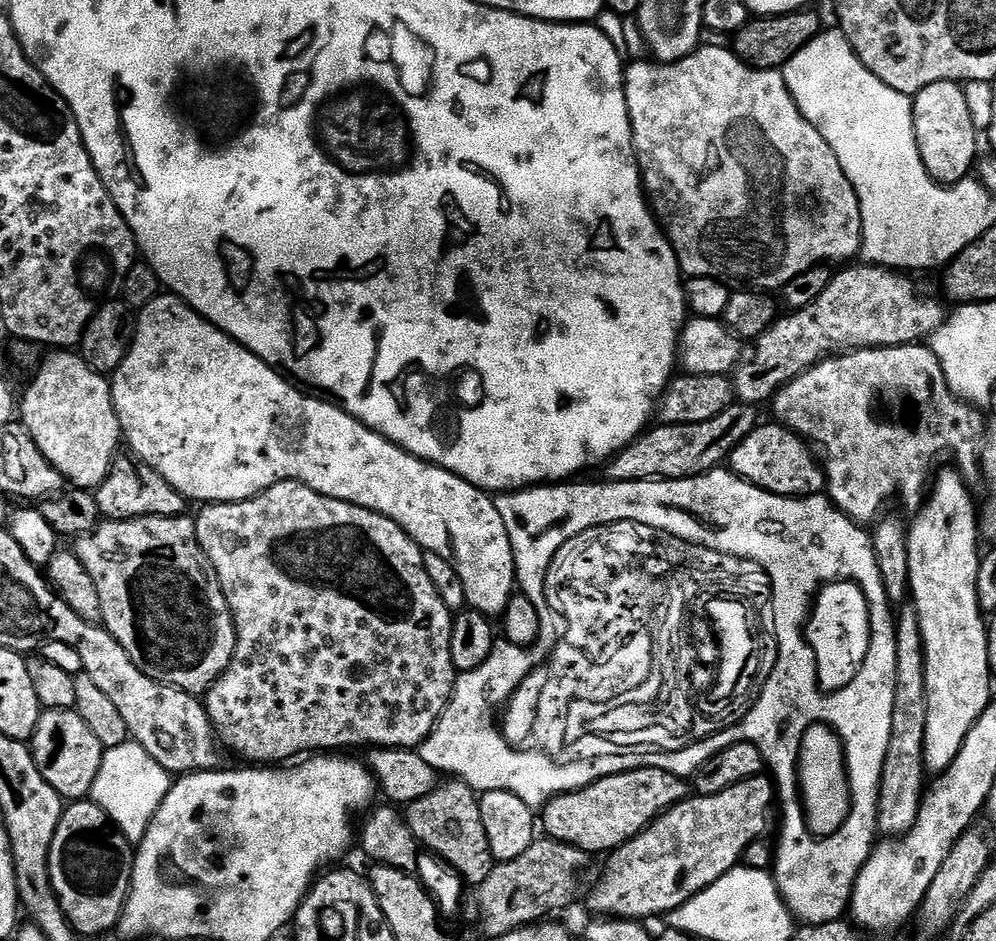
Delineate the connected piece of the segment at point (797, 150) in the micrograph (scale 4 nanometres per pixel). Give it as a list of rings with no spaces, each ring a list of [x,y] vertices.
[[[701,46],[673,64],[662,64],[640,60],[637,64],[629,63],[624,74],[624,89],[628,113],[632,123],[632,137],[636,143],[636,154],[640,162],[640,175],[644,182],[644,191],[650,201],[650,207],[660,225],[672,243],[672,249],[680,263],[680,270],[685,277],[709,276],[748,290],[783,289],[798,274],[806,270],[831,265],[831,260],[852,262],[860,255],[862,242],[862,210],[858,194],[842,170],[842,162],[834,150],[822,138],[822,134],[798,110],[794,98],[784,81],[783,71],[775,68],[751,68],[745,64],[731,47],[708,48]]]

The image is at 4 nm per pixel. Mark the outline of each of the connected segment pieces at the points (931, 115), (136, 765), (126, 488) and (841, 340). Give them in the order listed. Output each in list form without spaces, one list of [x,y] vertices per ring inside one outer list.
[[[947,80],[946,82],[934,82],[934,86],[926,86],[926,90],[922,90],[913,99],[912,113],[915,116],[914,126],[916,130],[916,141],[920,146],[920,153],[924,159],[928,173],[939,184],[956,184],[960,180],[969,179],[971,170],[977,163],[976,147],[979,146],[978,129],[974,126],[974,117],[970,114],[970,105],[966,100],[966,94],[963,87],[955,80]]]
[[[129,742],[105,751],[98,778],[94,778],[90,799],[107,814],[128,843],[136,846],[146,834],[158,806],[162,806],[173,783],[169,772],[158,766],[158,762],[154,762],[154,758],[150,758],[140,744]]]
[[[117,455],[108,471],[108,476],[95,489],[98,510],[104,520],[133,520],[143,516],[183,516],[189,511],[189,501],[185,500],[158,470],[137,462],[131,455]]]
[[[863,262],[841,268],[844,269],[833,275],[830,286],[822,290],[822,295],[815,302],[810,302],[810,306],[805,308],[797,308],[784,314],[788,316],[781,315],[772,328],[766,330],[766,334],[762,334],[754,341],[753,348],[756,349],[753,350],[752,357],[750,352],[734,373],[736,398],[739,403],[753,406],[761,406],[760,404],[764,403],[767,405],[790,381],[833,354],[843,354],[857,348],[896,348],[900,344],[924,342],[944,325],[945,301],[935,300],[934,297],[920,292],[911,275],[900,270],[878,268],[874,264]]]

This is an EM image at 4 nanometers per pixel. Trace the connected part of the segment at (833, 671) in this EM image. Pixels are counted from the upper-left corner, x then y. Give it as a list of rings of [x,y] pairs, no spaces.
[[[836,581],[820,590],[813,601],[806,625],[805,638],[815,655],[815,670],[820,688],[825,693],[848,688],[857,677],[869,654],[872,627],[869,622],[869,603],[856,583]]]

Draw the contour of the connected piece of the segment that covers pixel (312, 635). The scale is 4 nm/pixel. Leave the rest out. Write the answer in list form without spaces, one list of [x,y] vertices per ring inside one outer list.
[[[293,480],[278,482],[274,486],[270,486],[266,489],[262,494],[258,494],[249,500],[230,502],[229,504],[205,504],[199,510],[201,511],[200,516],[197,515],[195,517],[196,537],[202,546],[202,550],[206,554],[206,558],[210,562],[210,566],[214,566],[216,577],[220,583],[220,589],[226,598],[226,602],[230,606],[232,617],[234,618],[234,626],[236,627],[236,649],[234,650],[234,658],[226,671],[210,685],[202,700],[204,709],[208,711],[208,717],[212,723],[212,730],[216,733],[219,747],[224,750],[229,748],[234,755],[241,756],[242,759],[246,760],[244,762],[251,762],[256,766],[276,766],[281,762],[288,762],[280,760],[288,760],[291,756],[298,755],[299,752],[308,752],[304,754],[312,754],[317,750],[344,750],[340,748],[364,748],[363,750],[375,750],[377,748],[419,749],[422,741],[434,730],[434,726],[439,722],[441,714],[444,713],[446,706],[451,702],[452,691],[456,685],[456,677],[458,675],[454,662],[451,661],[451,632],[454,614],[446,606],[446,602],[442,602],[442,598],[438,598],[438,590],[434,590],[434,582],[430,582],[430,574],[426,574],[424,549],[417,546],[390,518],[386,518],[377,512],[366,510],[362,506],[354,506],[350,502],[342,502],[338,498],[323,496],[314,490],[310,490],[304,484],[299,484]]]

